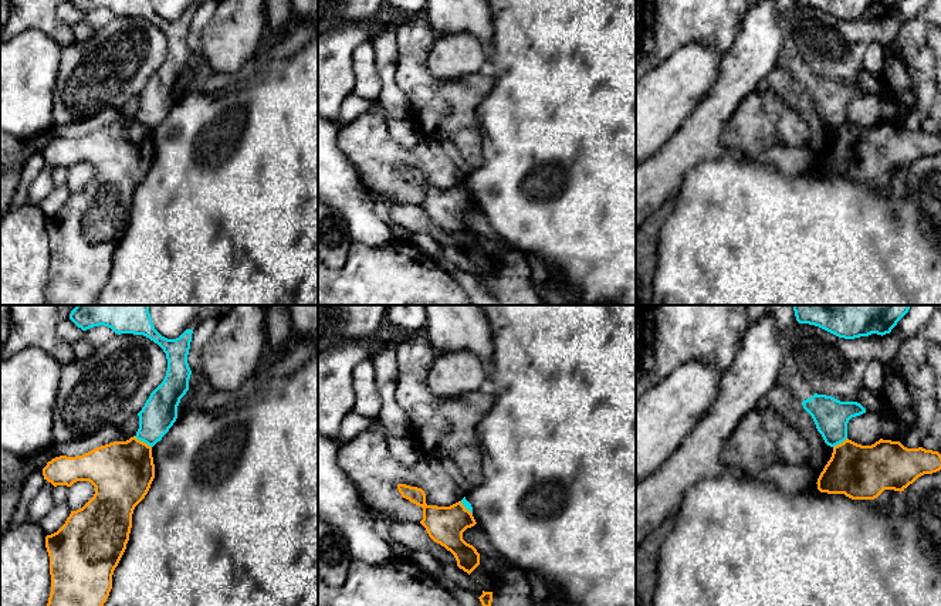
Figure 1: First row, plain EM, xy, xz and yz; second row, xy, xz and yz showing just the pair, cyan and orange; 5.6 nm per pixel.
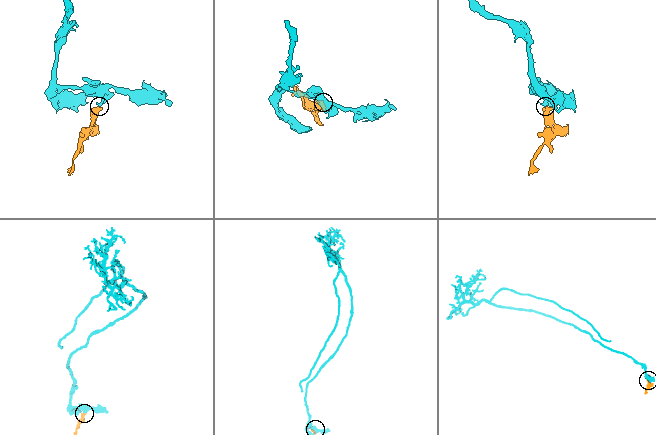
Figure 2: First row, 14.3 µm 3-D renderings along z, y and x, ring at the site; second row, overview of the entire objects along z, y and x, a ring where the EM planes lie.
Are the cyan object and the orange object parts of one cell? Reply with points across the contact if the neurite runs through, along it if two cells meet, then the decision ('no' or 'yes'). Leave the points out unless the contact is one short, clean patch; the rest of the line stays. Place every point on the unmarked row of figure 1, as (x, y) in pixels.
border xy (134, 118), (151, 129); no

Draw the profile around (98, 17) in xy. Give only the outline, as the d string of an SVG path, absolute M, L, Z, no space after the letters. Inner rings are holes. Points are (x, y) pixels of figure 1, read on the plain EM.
M99 7L84 13L82 21L85 21L94 30L106 26L114 17L116 17L111 10Z

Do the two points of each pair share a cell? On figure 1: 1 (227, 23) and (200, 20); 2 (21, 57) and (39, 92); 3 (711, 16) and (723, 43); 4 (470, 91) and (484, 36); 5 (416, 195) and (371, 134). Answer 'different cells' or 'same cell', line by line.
1: different cells
2: same cell
3: same cell
4: different cells
5: same cell

